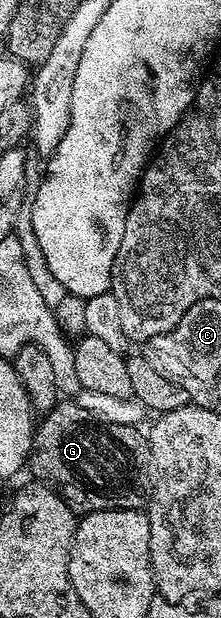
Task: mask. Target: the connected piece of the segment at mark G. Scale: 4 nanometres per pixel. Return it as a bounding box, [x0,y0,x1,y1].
[27,398,152,514]

